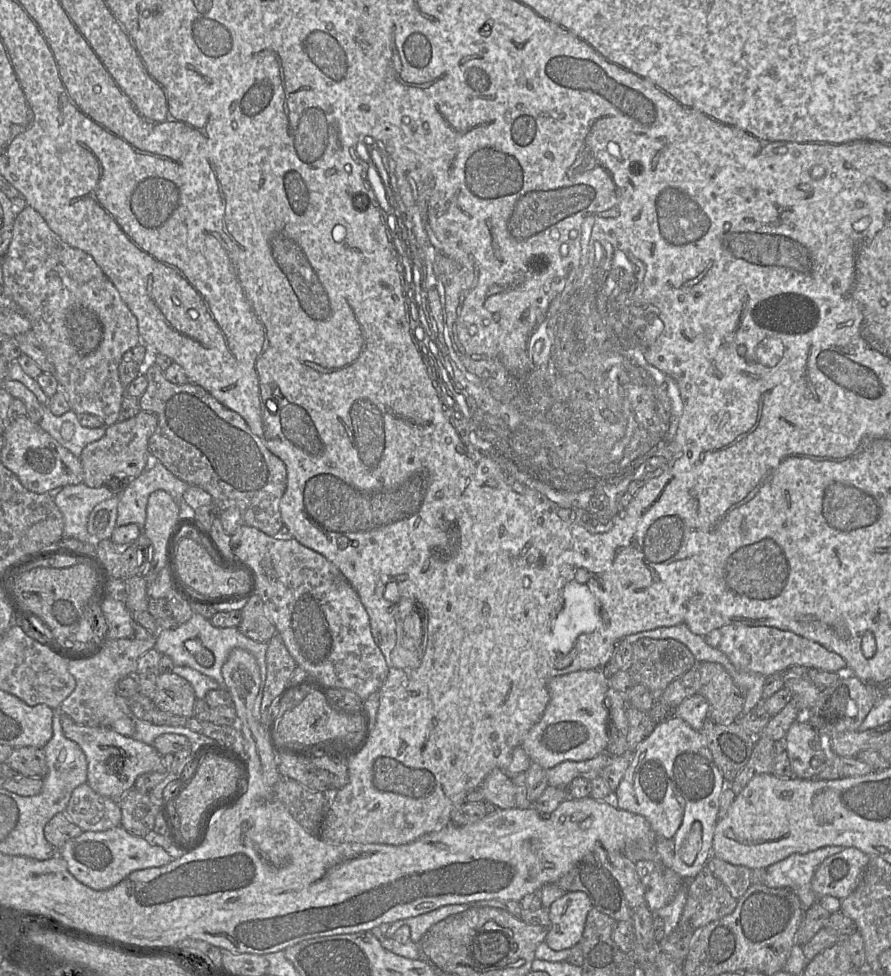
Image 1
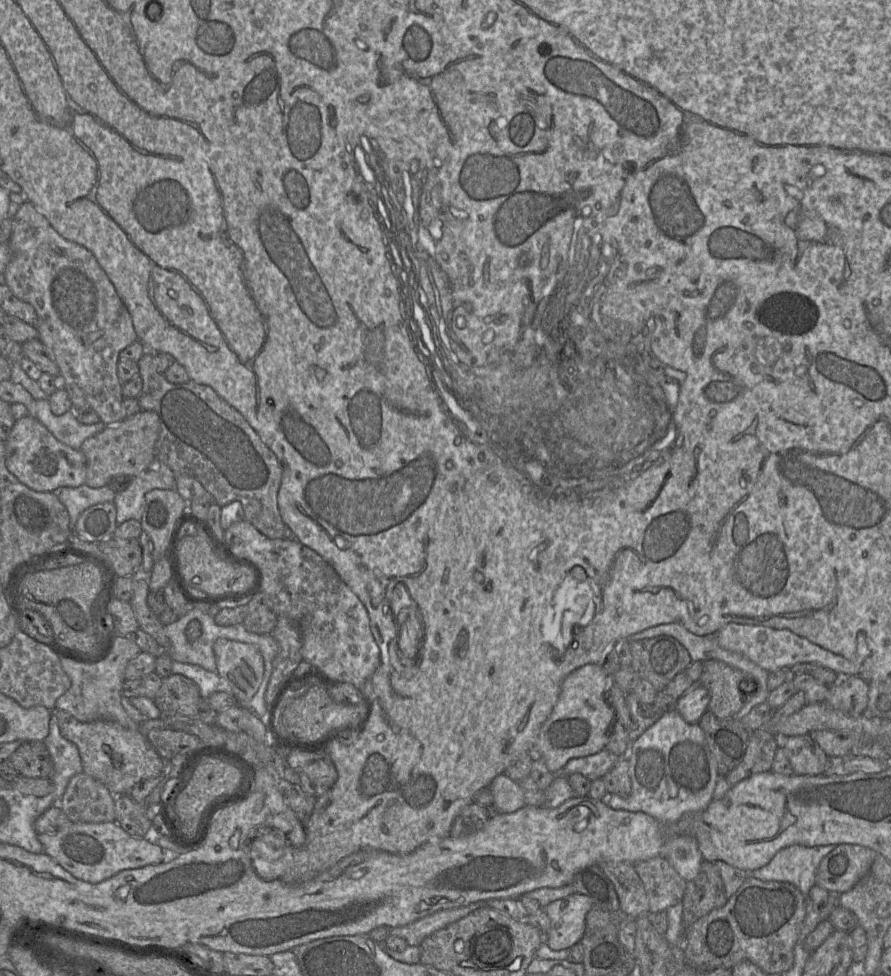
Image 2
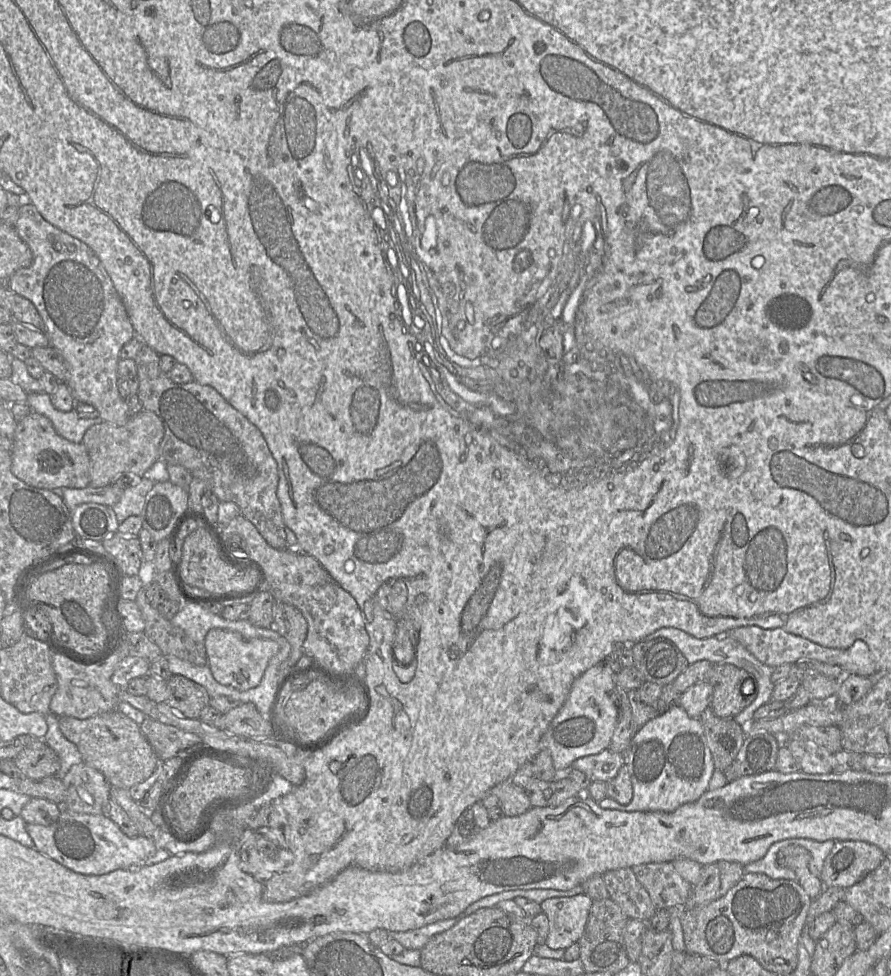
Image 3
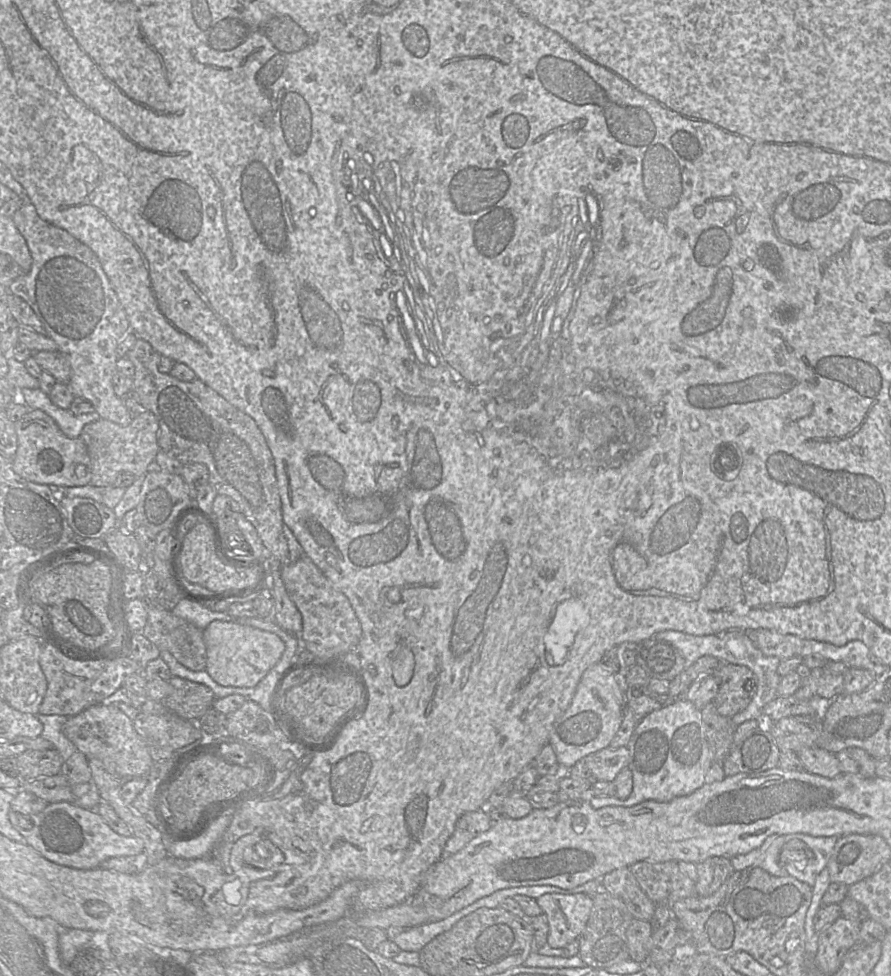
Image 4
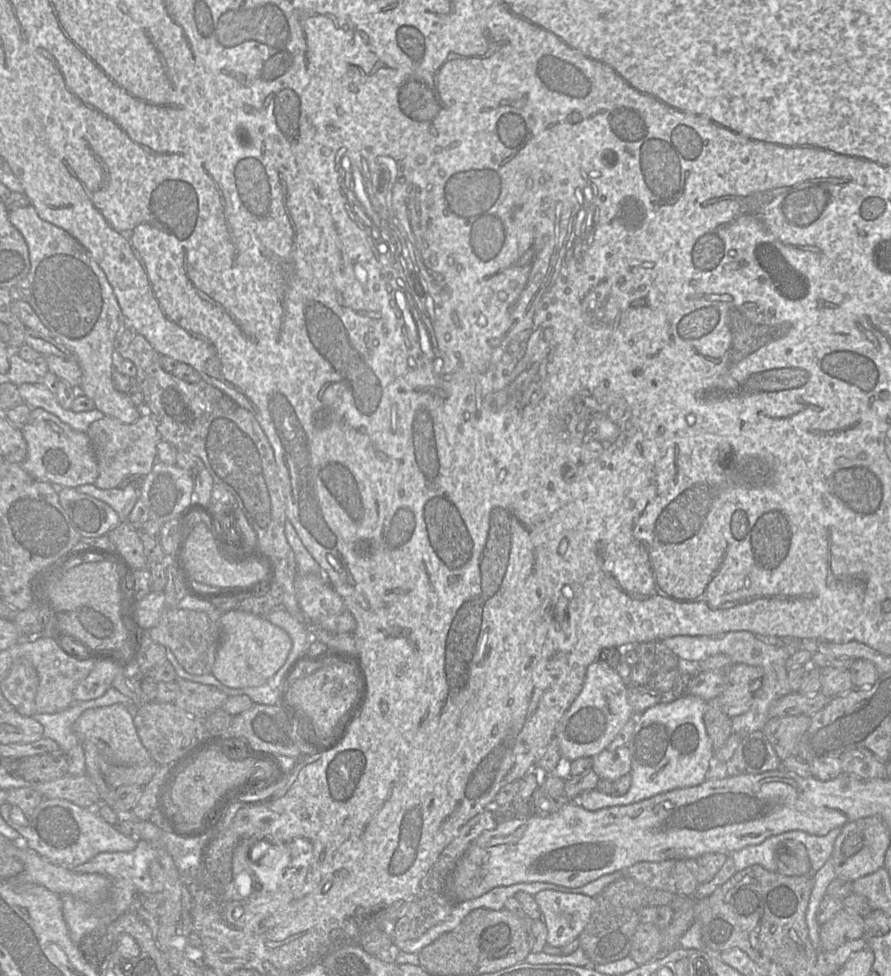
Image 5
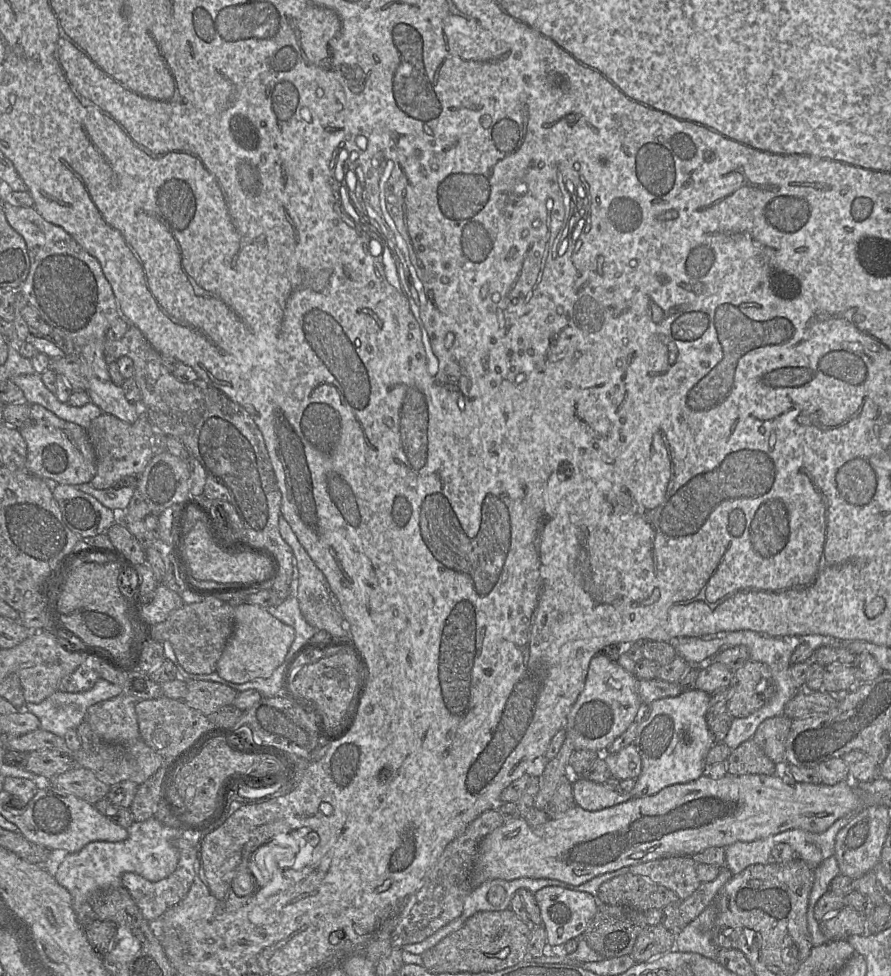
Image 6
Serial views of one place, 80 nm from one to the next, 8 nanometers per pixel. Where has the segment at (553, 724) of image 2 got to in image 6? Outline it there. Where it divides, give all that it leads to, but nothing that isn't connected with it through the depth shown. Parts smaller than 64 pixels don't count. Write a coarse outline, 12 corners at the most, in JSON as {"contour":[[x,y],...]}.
{"contour":[[590,660],[564,728],[574,749],[605,752],[639,718],[633,673]]}

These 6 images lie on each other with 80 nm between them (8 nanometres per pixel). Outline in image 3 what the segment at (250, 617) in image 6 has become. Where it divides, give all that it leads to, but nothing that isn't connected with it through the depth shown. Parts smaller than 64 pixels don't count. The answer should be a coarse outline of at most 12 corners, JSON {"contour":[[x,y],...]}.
{"contour":[[212,628],[205,637],[215,680],[259,685],[276,641]]}

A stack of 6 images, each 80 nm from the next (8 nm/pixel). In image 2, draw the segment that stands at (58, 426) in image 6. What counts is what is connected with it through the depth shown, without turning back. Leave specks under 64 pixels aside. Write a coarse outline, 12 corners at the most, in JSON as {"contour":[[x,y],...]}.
{"contour":[[39,420],[15,421],[7,469],[52,492],[86,481],[86,457]]}

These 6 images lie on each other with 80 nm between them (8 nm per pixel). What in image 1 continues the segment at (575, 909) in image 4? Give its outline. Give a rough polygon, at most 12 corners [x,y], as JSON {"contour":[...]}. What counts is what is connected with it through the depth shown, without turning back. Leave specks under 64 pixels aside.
{"contour":[[567,891],[548,908],[545,937],[555,950],[570,949],[583,934],[593,904]]}

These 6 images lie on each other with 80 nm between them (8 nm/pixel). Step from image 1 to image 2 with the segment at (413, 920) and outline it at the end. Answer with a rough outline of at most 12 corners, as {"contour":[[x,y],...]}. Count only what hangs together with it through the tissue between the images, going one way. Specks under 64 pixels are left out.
{"contour":[[482,907],[437,911],[410,924],[390,928],[390,935],[420,946],[430,934]]}

